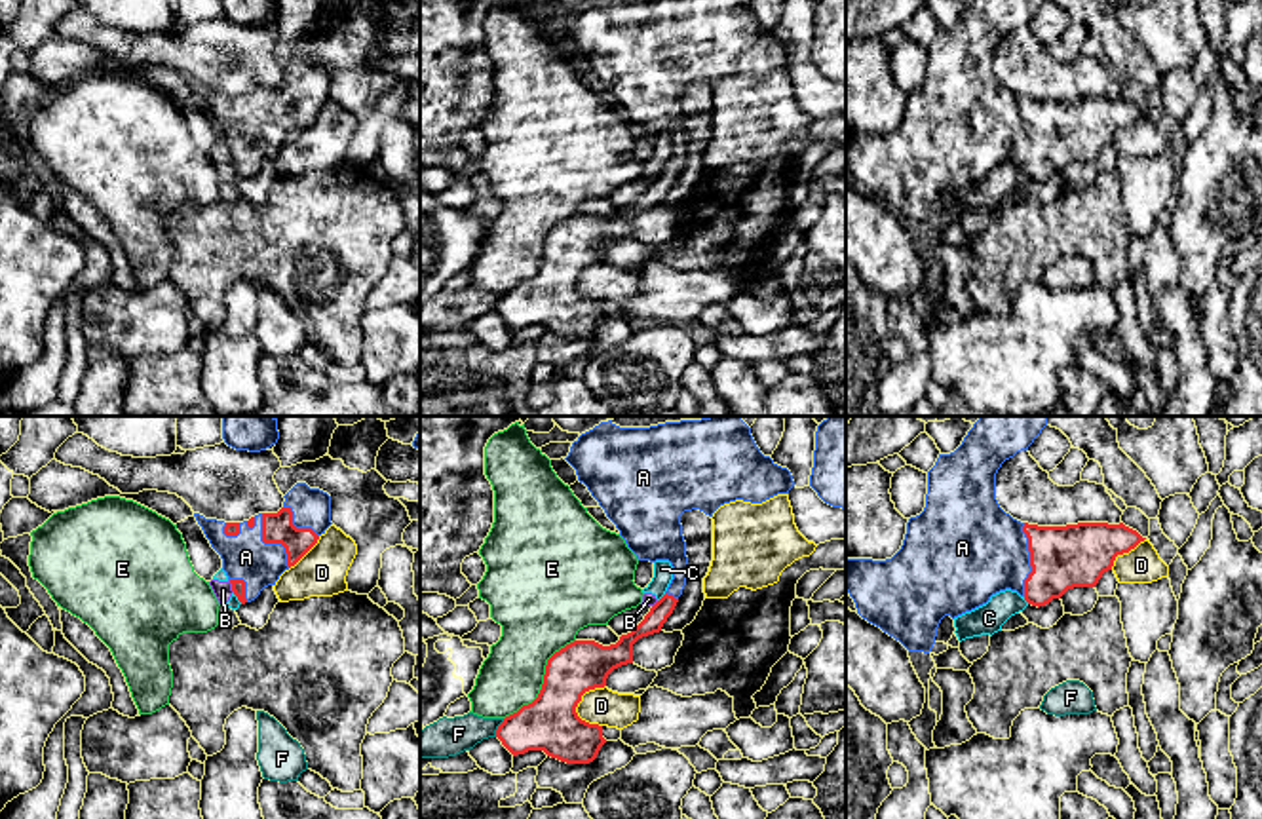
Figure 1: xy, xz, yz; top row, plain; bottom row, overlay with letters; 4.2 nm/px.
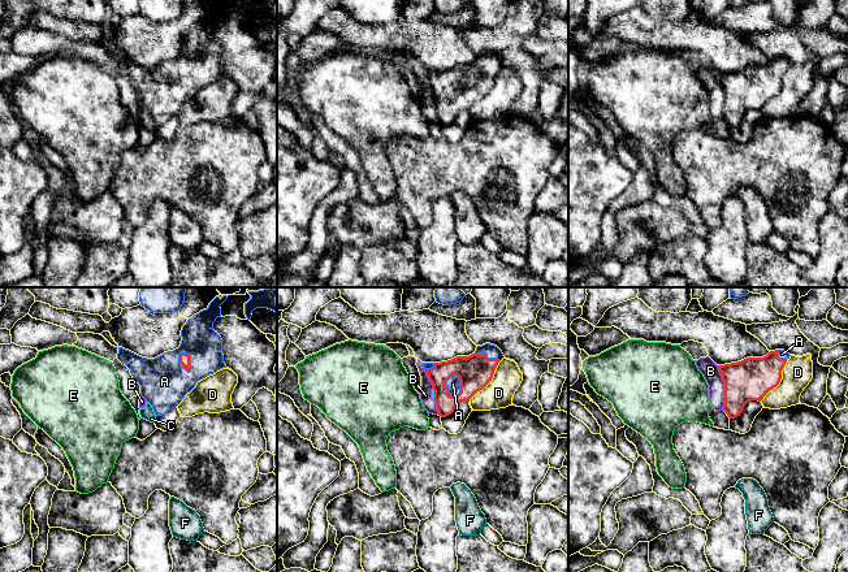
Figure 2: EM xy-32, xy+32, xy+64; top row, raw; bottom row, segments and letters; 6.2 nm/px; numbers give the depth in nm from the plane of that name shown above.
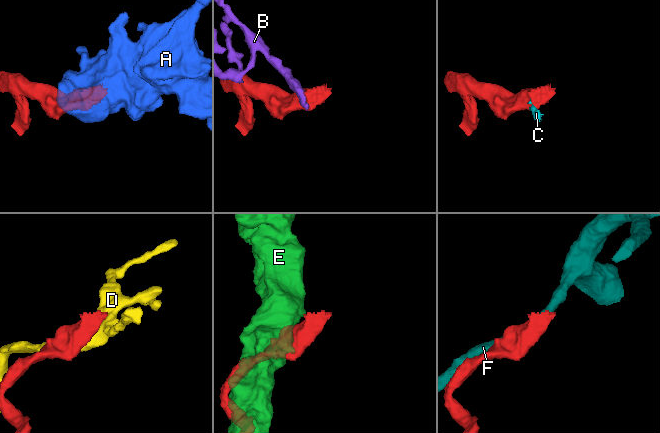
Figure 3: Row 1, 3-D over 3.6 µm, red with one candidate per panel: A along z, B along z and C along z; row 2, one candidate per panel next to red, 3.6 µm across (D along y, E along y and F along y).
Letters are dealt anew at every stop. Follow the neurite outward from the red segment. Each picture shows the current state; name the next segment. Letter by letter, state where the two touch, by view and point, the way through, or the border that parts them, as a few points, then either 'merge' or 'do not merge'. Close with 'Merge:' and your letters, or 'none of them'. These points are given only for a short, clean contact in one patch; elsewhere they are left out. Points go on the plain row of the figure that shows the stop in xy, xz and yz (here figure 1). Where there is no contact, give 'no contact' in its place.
A: yz (1031, 133) | merge
B: xy (232, 160) | do not merge
C: xz (662, 171) | along xz (666, 168), (658, 175) | do not merge
D: xz (580, 272) | do not merge
E: xz (544, 255) | do not merge
F: xz (498, 303) | do not merge
Merge: A

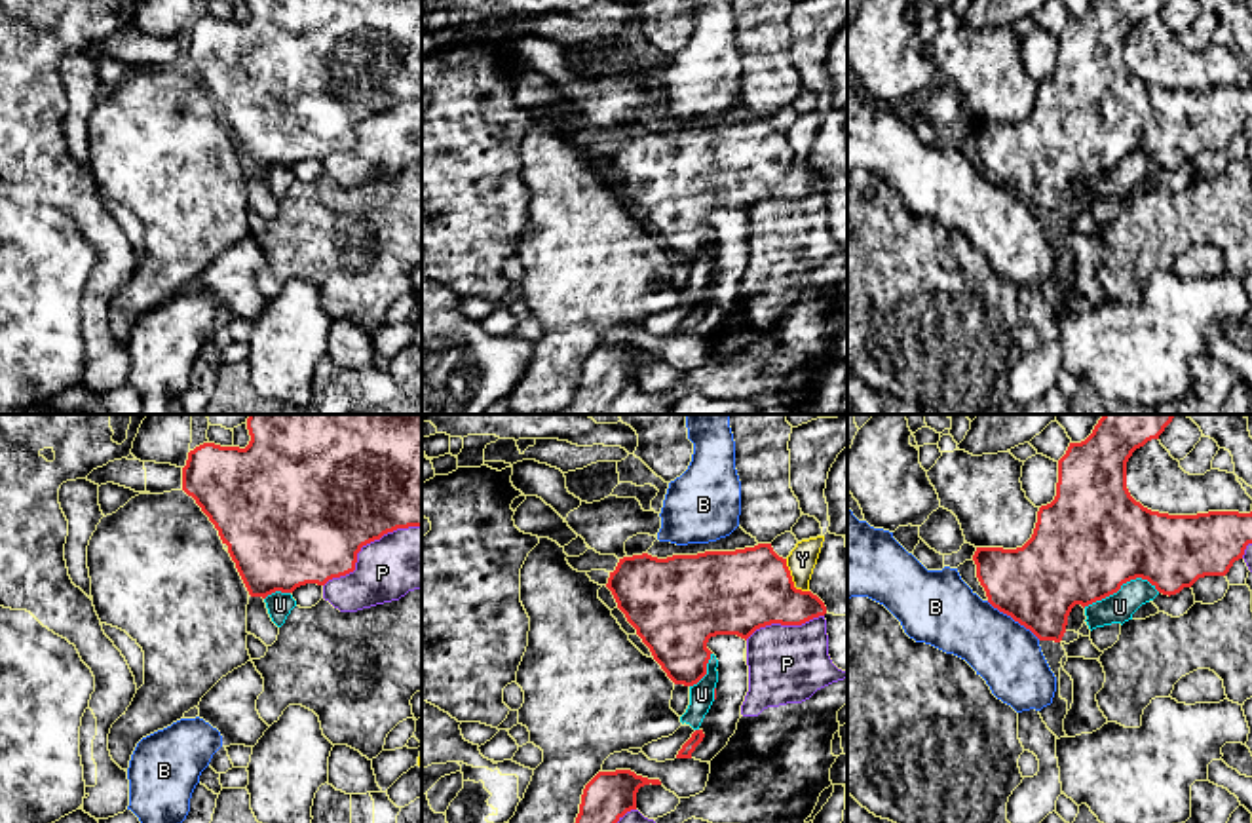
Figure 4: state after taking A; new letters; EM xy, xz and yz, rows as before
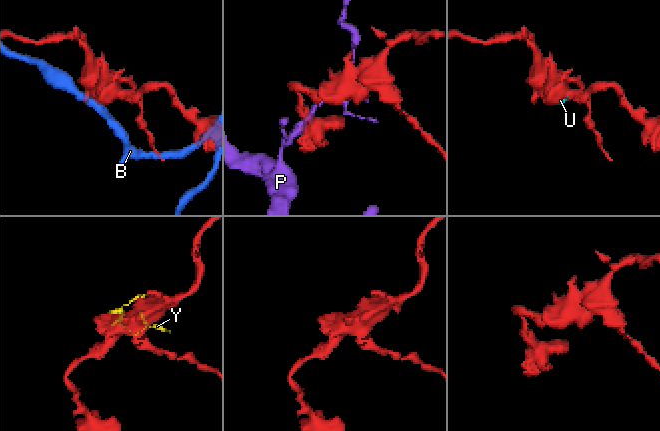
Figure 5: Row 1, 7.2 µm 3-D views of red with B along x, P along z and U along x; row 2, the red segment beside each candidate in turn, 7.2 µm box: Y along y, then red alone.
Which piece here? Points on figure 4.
B: yz (1013, 192) | do not merge
P: xy (365, 118) | do not merge
U: yz (1121, 158) | along yz (1159, 166), (1146, 154), (1131, 153), (1116, 166), (1083, 181) | do not merge
Y: xz (791, 154) | do not merge
Merge: none of them

